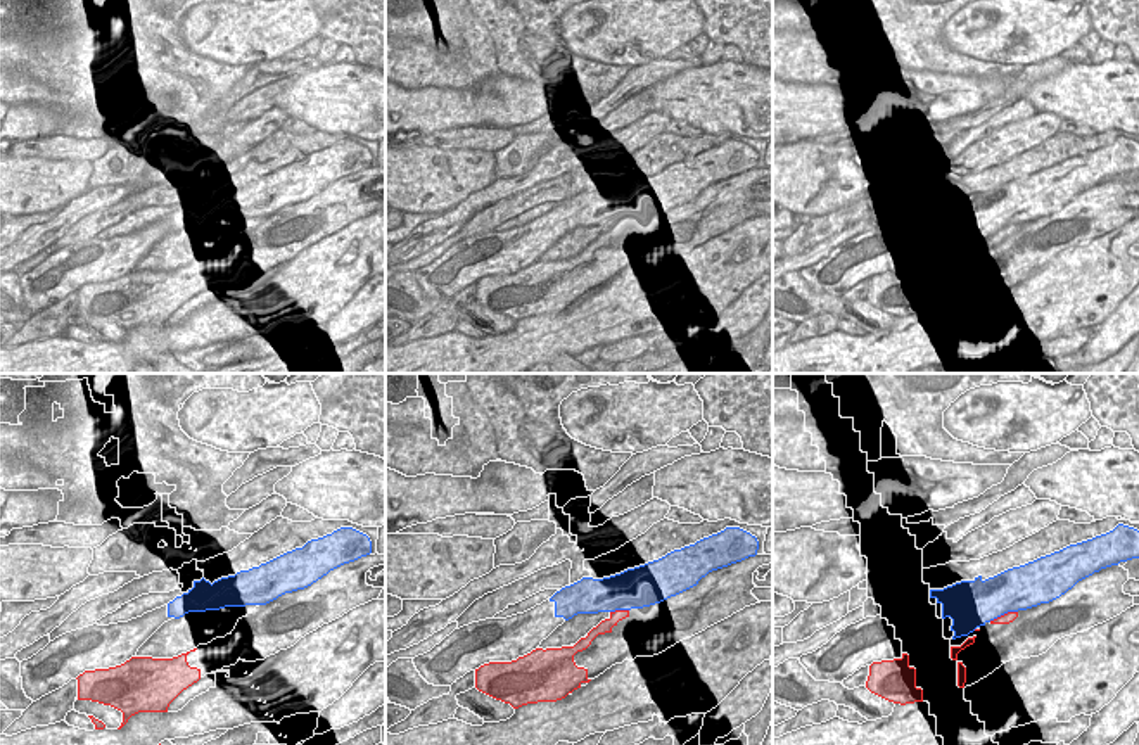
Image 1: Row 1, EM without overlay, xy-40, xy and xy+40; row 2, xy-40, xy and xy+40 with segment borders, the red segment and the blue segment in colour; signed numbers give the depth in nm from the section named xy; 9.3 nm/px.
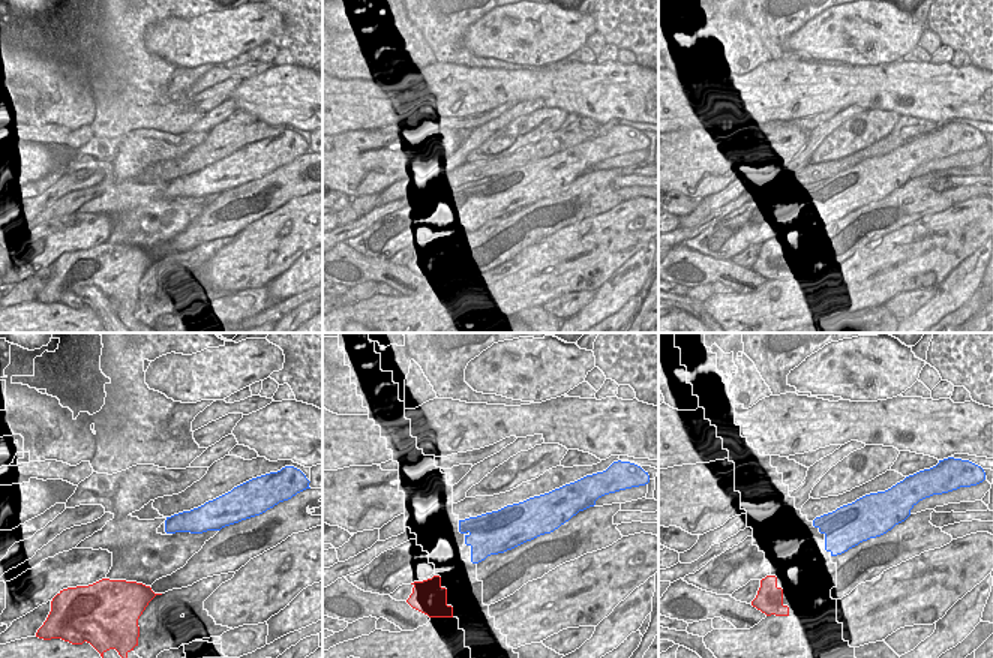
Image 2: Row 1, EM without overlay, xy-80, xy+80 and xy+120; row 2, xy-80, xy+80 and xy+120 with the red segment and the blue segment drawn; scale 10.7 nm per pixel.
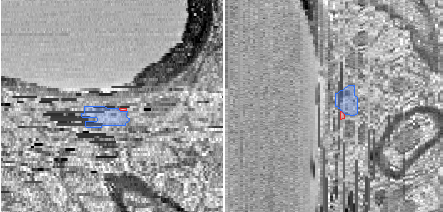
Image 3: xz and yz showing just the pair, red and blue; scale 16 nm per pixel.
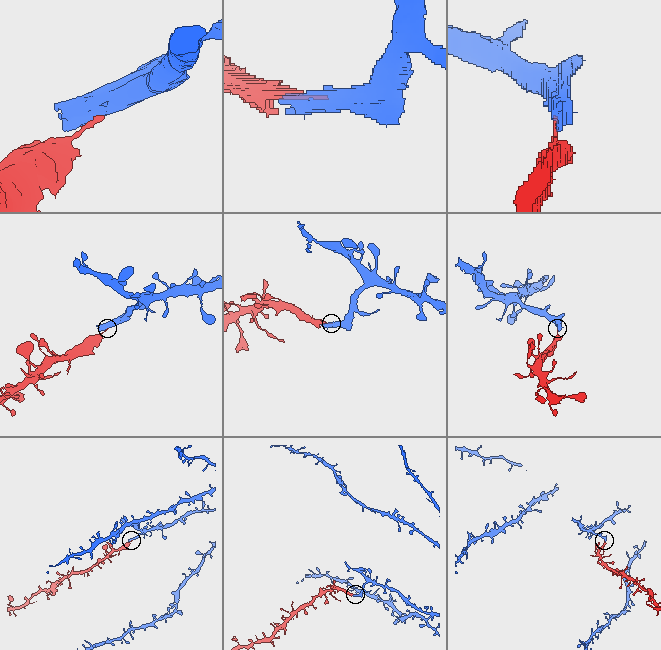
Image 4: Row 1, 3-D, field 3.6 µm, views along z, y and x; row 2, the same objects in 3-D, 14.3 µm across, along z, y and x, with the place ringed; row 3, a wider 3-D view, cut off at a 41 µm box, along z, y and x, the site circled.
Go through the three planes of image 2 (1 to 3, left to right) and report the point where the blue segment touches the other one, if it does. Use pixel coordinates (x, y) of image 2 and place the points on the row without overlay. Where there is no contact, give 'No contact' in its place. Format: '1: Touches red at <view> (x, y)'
1: No contact
2: No contact
3: No contact.

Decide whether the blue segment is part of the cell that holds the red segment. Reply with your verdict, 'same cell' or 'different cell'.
different cell

